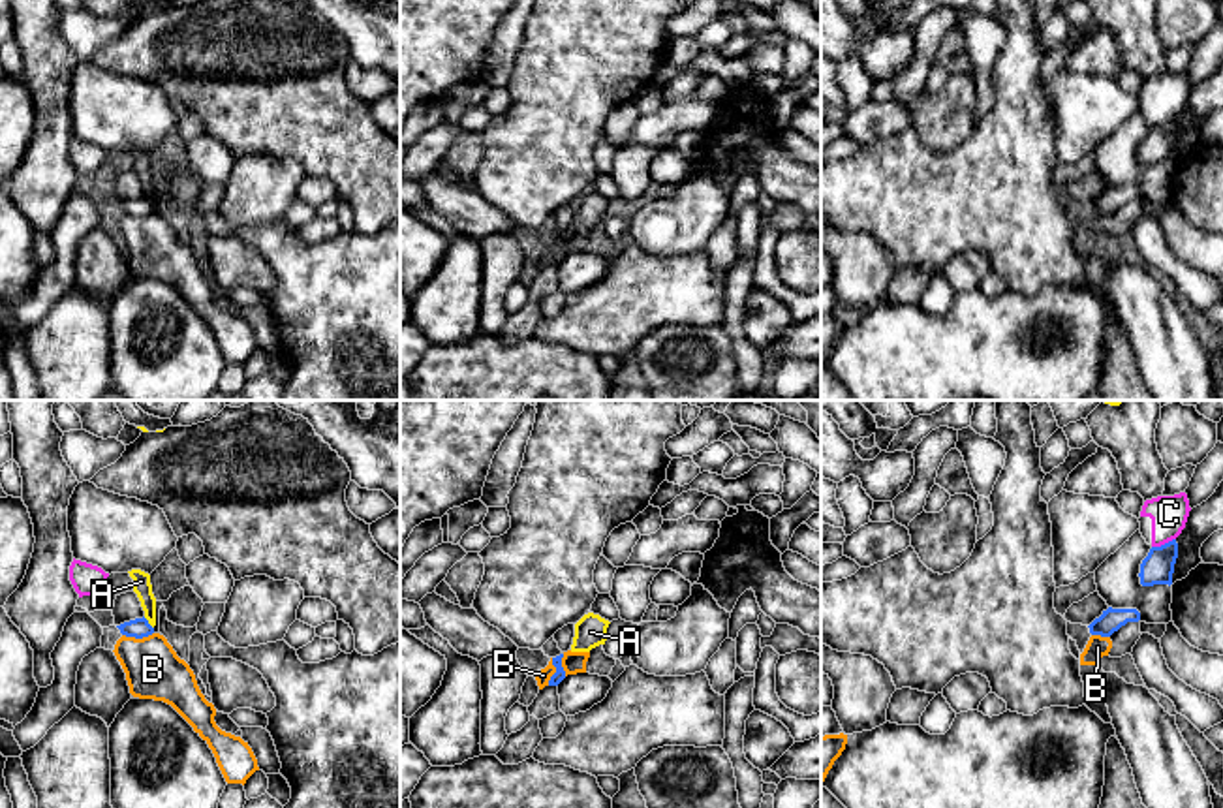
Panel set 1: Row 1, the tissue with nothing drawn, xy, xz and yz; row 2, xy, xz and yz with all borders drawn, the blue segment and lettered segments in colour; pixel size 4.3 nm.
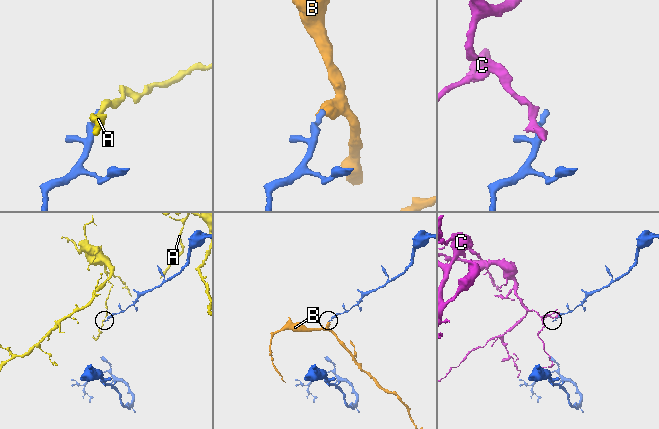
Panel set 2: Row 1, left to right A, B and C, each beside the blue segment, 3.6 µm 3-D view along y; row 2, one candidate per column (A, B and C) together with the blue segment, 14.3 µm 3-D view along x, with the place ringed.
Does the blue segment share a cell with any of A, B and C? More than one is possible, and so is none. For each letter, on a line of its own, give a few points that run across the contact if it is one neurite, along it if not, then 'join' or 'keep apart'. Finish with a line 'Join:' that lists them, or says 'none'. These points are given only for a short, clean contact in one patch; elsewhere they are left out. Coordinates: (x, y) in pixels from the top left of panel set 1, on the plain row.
A: xy (143, 196), (153, 207) | keep apart
B: xy (153, 211), (141, 217), (123, 215) | keep apart
C: yz (1175, 117), (1152, 126) | keep apart
Join: none

